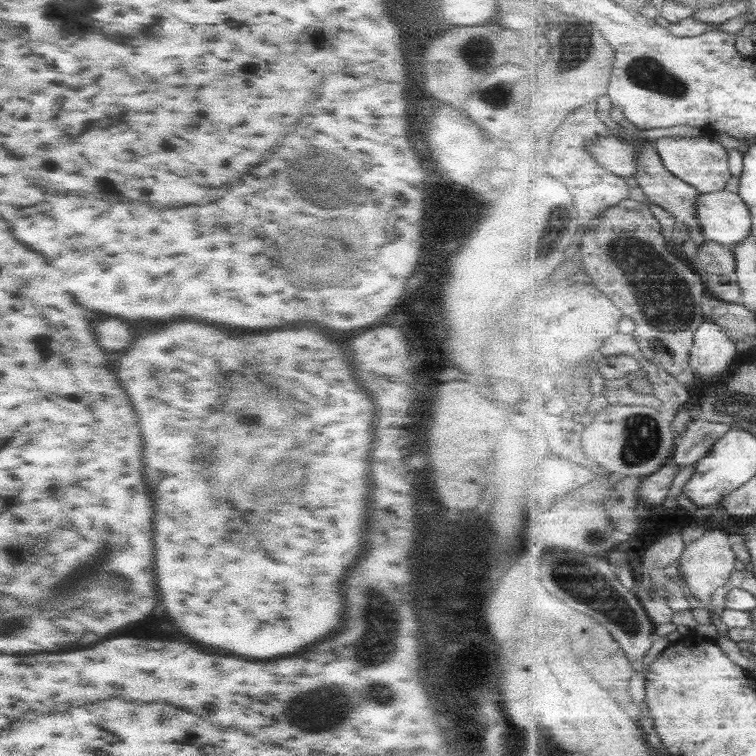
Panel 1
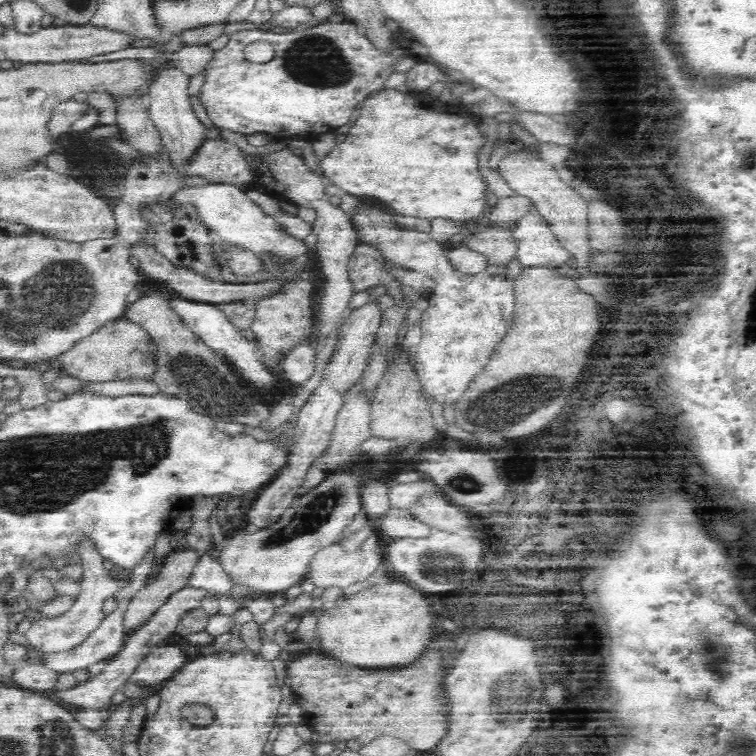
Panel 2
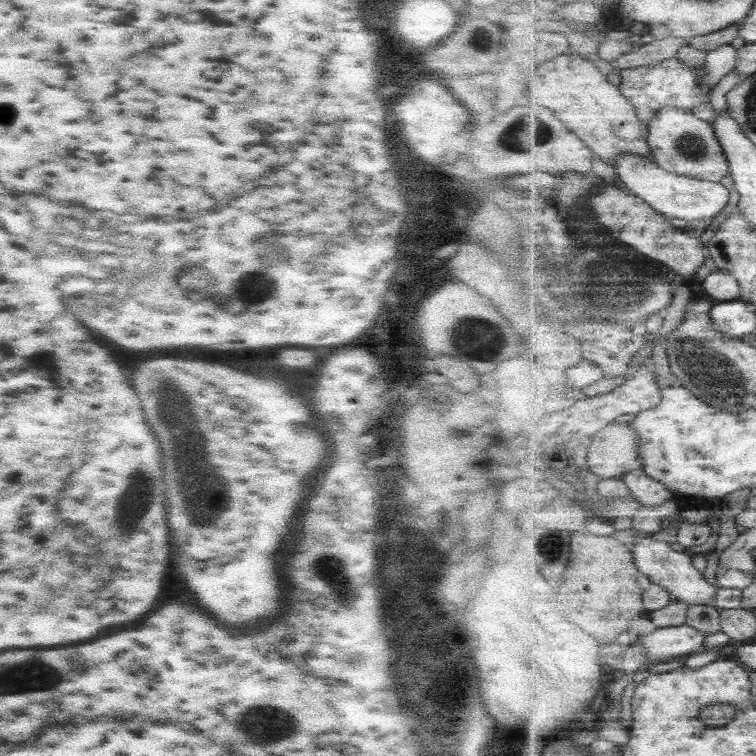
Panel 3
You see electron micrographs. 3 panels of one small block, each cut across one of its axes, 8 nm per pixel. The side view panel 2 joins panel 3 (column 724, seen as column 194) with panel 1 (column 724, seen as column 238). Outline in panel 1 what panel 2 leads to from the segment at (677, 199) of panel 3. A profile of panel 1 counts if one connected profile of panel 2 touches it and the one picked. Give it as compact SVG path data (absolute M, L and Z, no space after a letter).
M723 189L702 194L696 207L707 240L731 249L752 236L752 212L740 193Z

